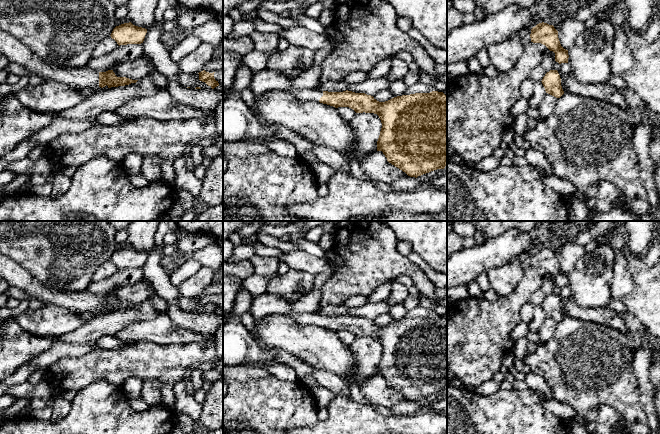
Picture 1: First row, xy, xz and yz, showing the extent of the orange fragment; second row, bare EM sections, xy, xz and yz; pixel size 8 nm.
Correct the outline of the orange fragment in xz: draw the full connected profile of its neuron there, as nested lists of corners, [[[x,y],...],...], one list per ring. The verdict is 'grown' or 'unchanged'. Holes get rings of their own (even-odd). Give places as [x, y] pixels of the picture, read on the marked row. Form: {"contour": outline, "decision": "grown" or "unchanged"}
{"contour": [[[317,87],[288,88],[284,91],[303,101],[316,101],[338,107],[349,107],[356,113],[374,113],[381,120],[382,128],[377,141],[377,151],[382,151],[387,161],[405,172],[410,177],[417,178],[437,169],[444,169],[447,165],[447,96],[443,92],[415,93],[394,97],[385,102],[377,101],[373,96],[352,91],[328,92]]], "decision": "grown"}

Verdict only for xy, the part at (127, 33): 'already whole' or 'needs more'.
already whole

